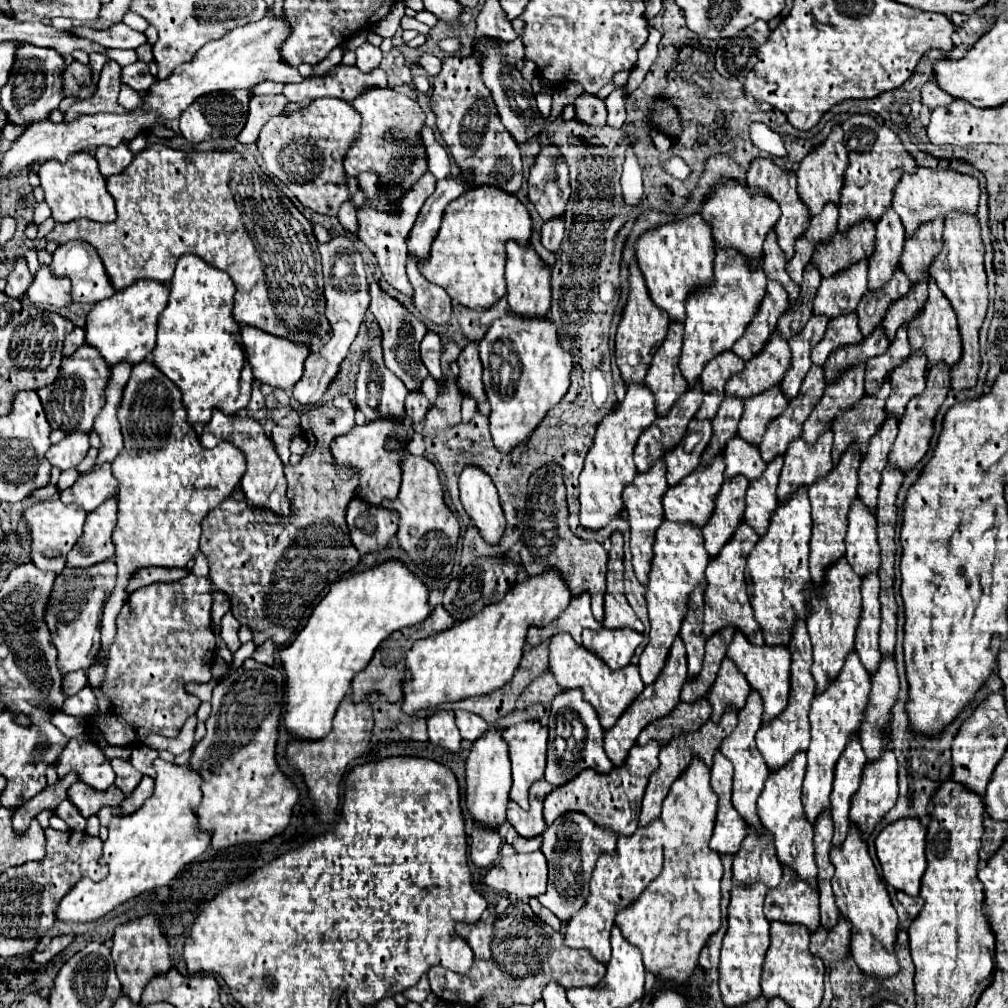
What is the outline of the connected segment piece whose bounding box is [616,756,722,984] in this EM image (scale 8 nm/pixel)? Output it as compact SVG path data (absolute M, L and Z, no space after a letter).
M694 756L690 766L674 780L662 804L662 822L666 826L664 868L648 888L618 912L616 924L622 934L642 950L646 970L662 980L686 982L692 974L698 954L710 934L720 928L720 878L722 858L708 846L716 822L718 796L710 786L710 768Z

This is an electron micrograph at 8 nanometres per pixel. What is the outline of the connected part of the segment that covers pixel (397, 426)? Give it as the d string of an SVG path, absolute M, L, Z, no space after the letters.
M378 418L378 420L358 424L348 434L342 434L332 440L330 448L334 452L334 460L338 464L358 468L360 472L360 484L356 488L356 496L364 498L370 504L380 504L384 498L394 500L402 480L400 460L408 454L406 442L413 434L413 426L408 426L405 422Z

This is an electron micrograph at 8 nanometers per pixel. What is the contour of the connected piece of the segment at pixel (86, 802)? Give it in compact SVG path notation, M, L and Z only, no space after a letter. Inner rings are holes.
M78 780L70 786L68 800L80 810L84 818L90 818L92 814L98 814L102 806L118 806L124 800L124 794L118 792L116 786L110 786L106 792L98 792L82 780Z

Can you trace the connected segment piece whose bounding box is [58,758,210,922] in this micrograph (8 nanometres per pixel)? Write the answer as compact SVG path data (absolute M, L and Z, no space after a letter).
M154 760L156 788L154 794L130 816L114 816L108 826L108 840L104 842L102 862L110 866L104 880L94 882L82 878L60 902L58 920L90 922L118 904L158 886L166 886L186 864L196 860L210 846L210 832L200 828L194 806L202 800L202 776L192 766L178 766L174 762Z

